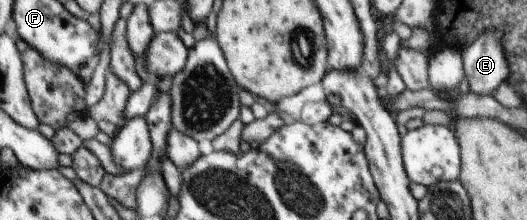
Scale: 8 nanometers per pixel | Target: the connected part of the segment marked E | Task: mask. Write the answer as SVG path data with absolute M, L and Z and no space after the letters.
M502 31L482 32L464 52L463 69L470 91L491 95L494 89L509 77L509 64L502 42Z

